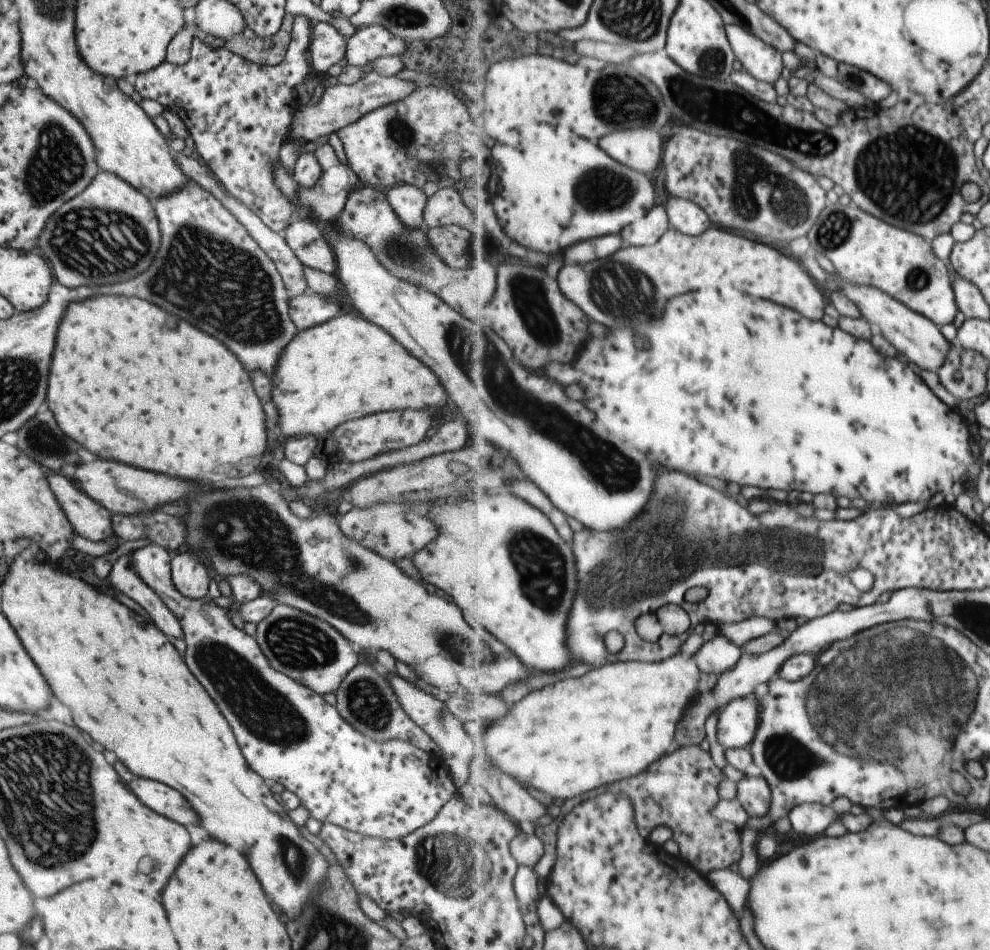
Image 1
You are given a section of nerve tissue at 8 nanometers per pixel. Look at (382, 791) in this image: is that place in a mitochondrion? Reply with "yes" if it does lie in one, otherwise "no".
no

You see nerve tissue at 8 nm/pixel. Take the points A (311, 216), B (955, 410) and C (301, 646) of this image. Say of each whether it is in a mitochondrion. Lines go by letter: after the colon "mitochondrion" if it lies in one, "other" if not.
A: other
B: other
C: mitochondrion

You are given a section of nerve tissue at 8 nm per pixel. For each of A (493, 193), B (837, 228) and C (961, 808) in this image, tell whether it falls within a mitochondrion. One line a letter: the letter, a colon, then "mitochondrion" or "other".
A: other
B: mitochondrion
C: other

